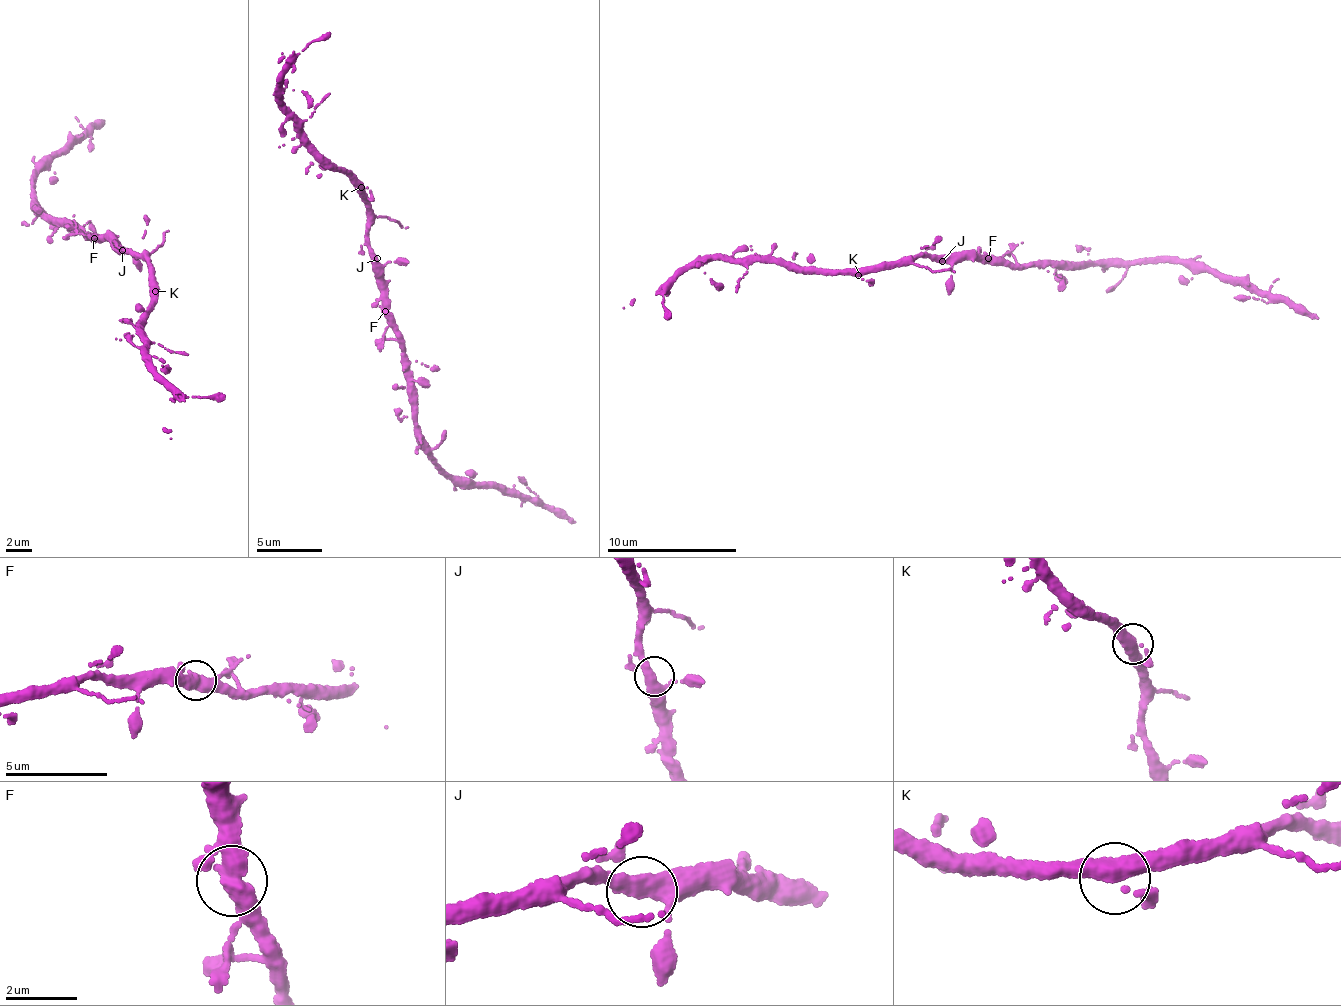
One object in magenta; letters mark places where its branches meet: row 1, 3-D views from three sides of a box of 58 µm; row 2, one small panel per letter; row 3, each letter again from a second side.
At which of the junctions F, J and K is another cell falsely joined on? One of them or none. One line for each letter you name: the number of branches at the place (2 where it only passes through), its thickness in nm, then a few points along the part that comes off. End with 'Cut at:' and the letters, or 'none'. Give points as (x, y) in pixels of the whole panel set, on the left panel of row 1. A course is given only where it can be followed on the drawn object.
Cut at: none

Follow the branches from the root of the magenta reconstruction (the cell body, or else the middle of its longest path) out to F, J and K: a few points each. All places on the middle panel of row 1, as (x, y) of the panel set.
F: (386, 287), (384, 311)
J: (386, 287), (381, 284), (381, 264), (377, 258)
K: (386, 287), (381, 284), (381, 264), (372, 252), (369, 238), (372, 204), (361, 187)

